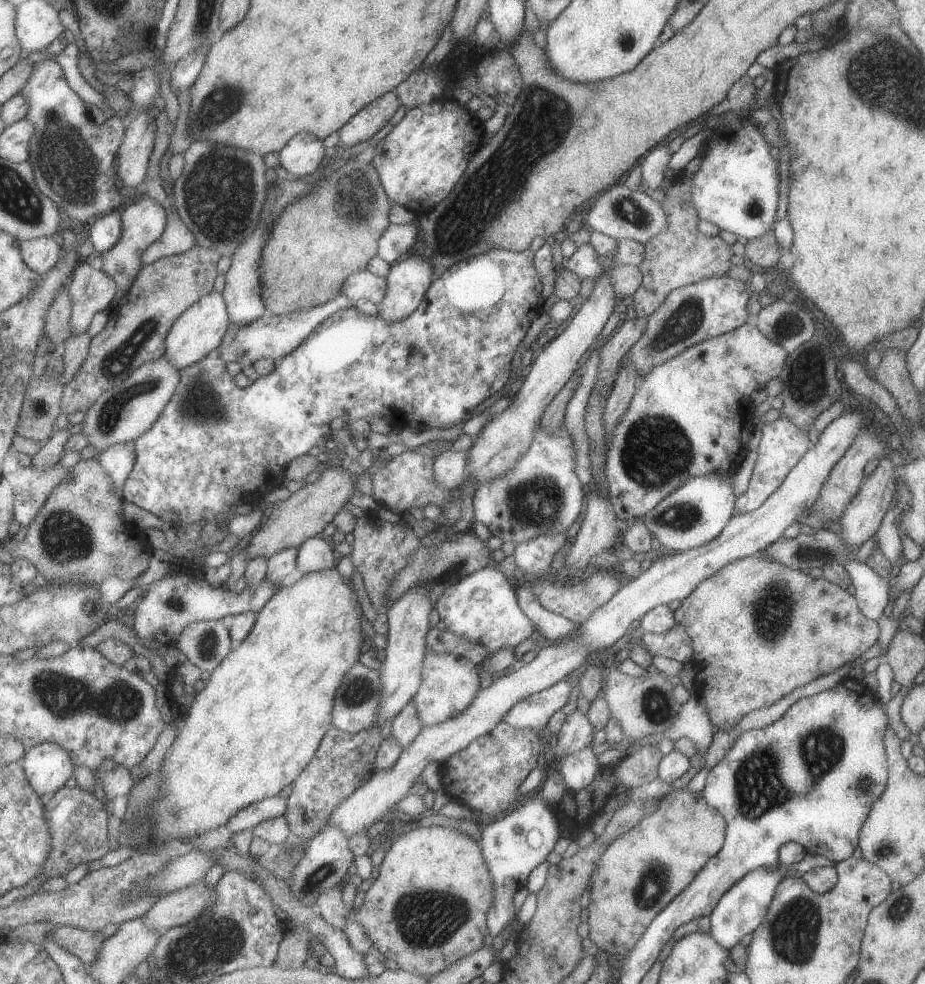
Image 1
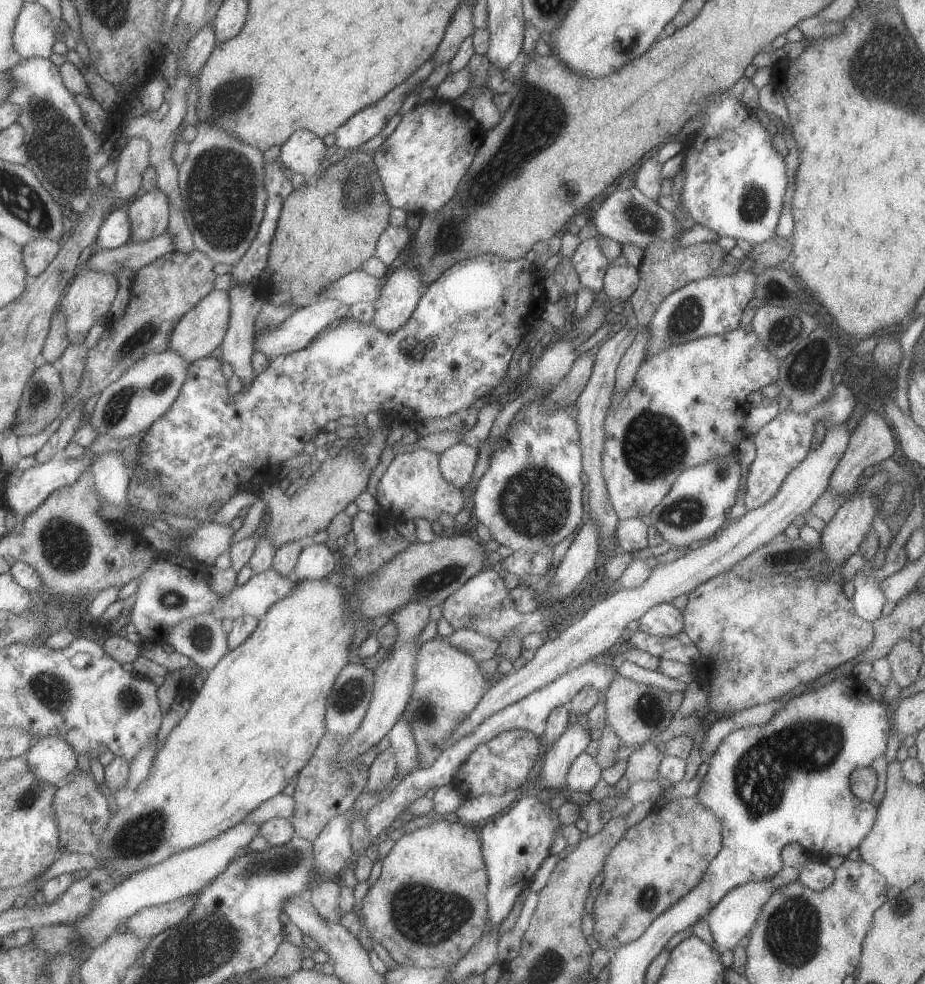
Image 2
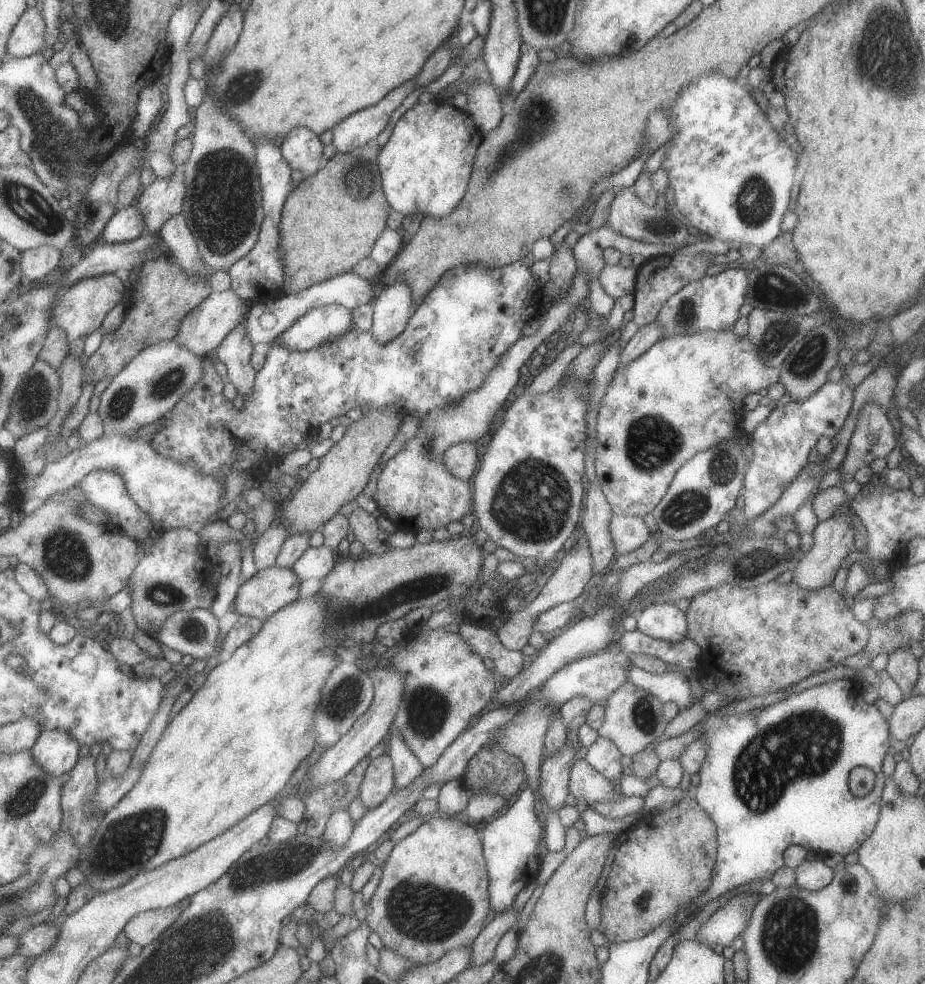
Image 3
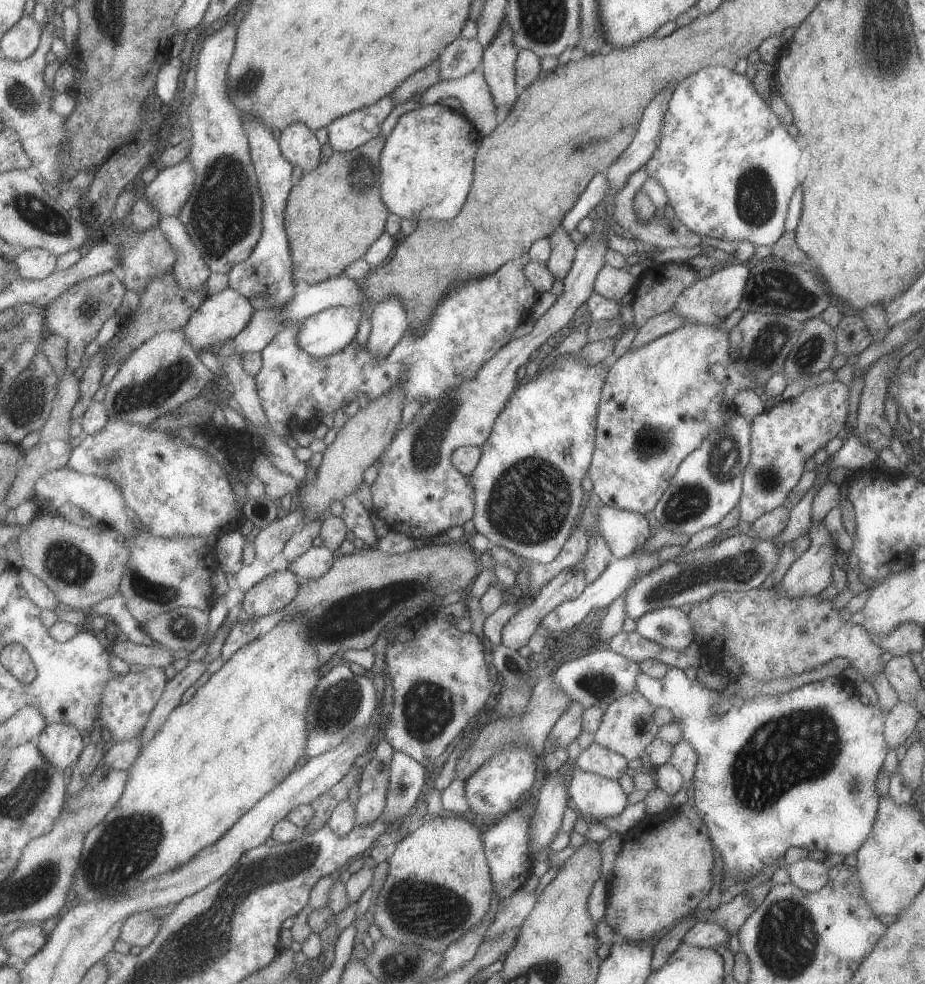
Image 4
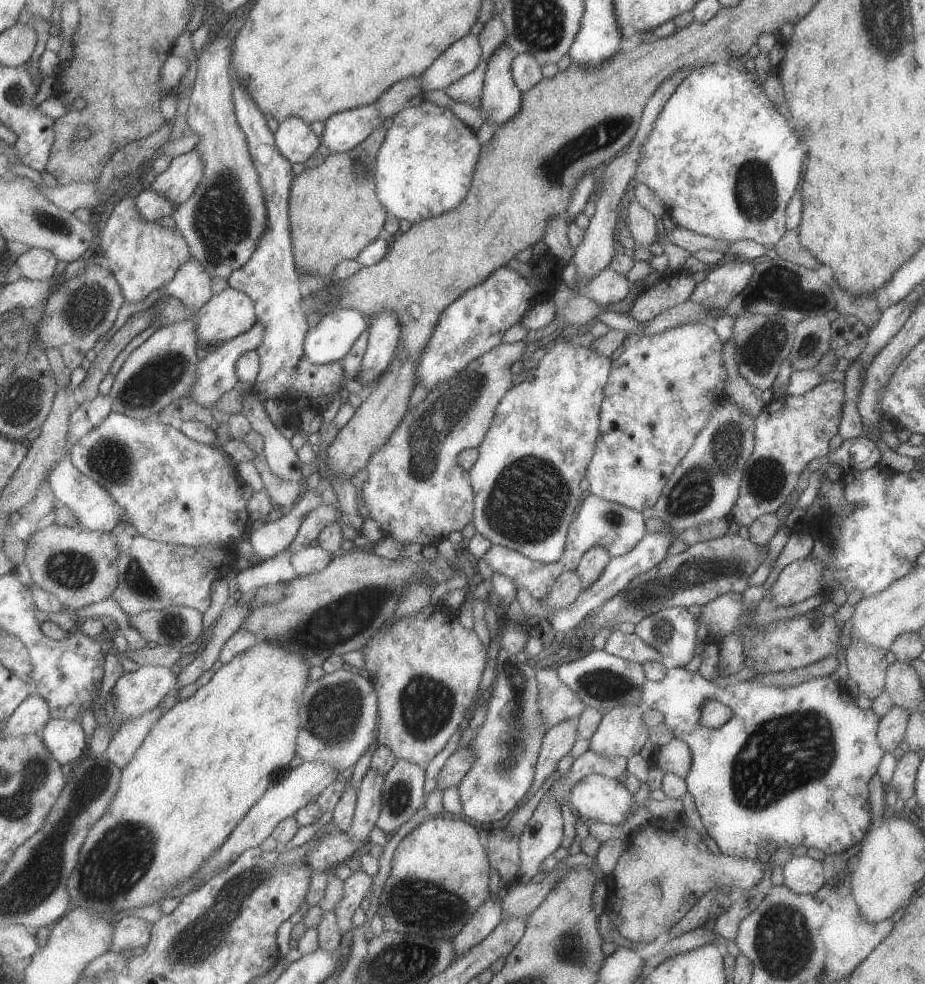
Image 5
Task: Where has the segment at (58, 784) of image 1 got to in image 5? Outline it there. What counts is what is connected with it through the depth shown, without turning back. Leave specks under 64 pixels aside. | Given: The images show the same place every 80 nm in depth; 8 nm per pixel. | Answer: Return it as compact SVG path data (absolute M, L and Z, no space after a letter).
M53 718L41 735L59 763L75 765L86 756L88 734L78 721Z

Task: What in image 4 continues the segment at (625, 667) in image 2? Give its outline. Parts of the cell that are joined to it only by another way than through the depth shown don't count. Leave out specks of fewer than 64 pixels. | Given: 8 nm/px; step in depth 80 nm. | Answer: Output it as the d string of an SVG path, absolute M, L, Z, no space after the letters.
M670 667L664 679L638 674L636 689L654 708L668 708L674 716L672 720L681 726L682 739L690 742L698 754L690 782L694 786L693 803L724 861L726 878L722 881L722 890L738 883L742 876L755 877L762 868L782 860L791 847L807 851L818 848L826 855L851 855L857 853L870 836L878 817L876 782L891 750L884 740L887 712L877 706L864 706L851 678L828 677L784 694L760 694L743 699L740 694L724 695L707 688L702 676L692 681L684 670Z

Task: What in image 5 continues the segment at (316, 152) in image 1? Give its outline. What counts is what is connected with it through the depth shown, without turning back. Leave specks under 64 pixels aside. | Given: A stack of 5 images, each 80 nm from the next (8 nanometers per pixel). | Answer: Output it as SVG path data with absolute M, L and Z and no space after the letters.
M288 117L279 123L276 132L278 150L292 164L306 164L318 146L323 144L320 138L310 129L310 125L298 117Z

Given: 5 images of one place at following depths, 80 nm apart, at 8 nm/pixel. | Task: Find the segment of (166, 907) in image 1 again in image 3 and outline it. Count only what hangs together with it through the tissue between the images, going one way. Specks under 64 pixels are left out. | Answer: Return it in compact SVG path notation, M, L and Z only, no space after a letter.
M183 904L158 910L150 910L138 914L126 928L126 935L130 942L144 947L151 944L166 928L174 924L174 920L180 916Z

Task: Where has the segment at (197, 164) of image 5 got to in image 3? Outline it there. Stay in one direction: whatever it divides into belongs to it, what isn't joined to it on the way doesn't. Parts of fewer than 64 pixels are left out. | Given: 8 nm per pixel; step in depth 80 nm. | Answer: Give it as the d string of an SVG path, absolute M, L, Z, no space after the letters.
M181 167L172 176L157 178L150 186L144 186L141 198L138 198L138 210L146 224L144 234L159 235L162 226L170 218L183 212L185 196L186 180Z

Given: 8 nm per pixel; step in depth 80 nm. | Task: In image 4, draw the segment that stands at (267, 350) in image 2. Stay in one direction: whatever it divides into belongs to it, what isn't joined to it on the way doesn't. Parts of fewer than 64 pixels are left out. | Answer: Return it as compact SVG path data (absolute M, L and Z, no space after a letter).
M332 307L310 316L300 324L298 346L314 358L342 352L358 333L364 308Z

